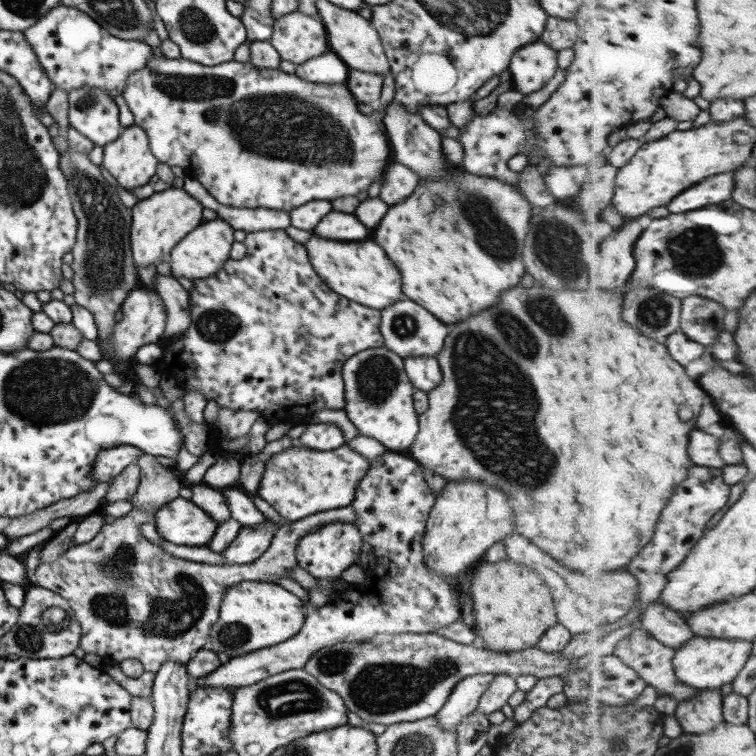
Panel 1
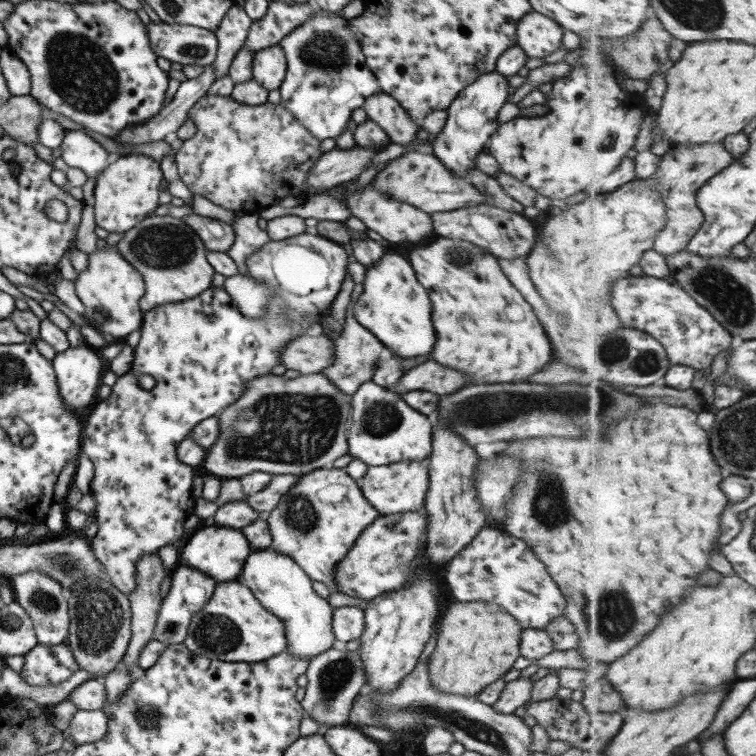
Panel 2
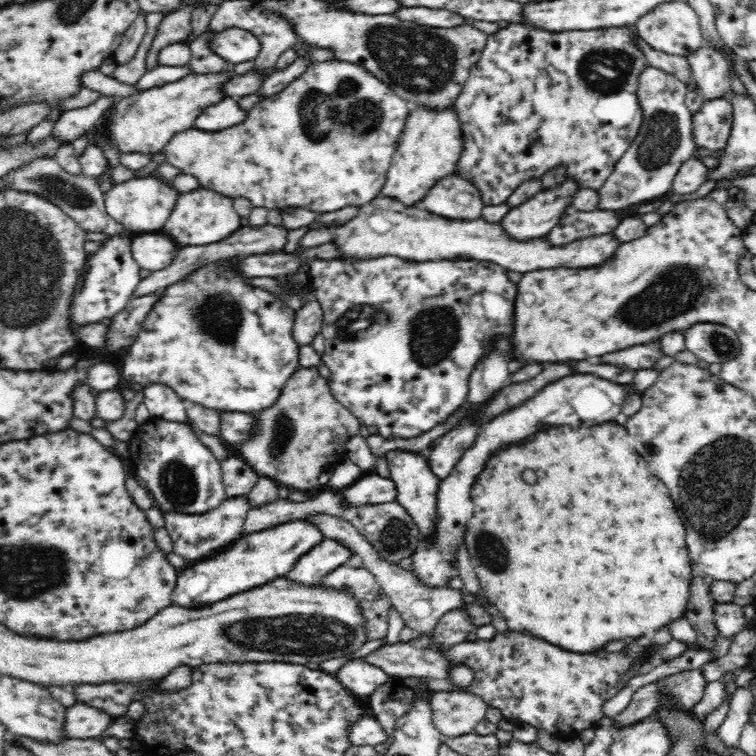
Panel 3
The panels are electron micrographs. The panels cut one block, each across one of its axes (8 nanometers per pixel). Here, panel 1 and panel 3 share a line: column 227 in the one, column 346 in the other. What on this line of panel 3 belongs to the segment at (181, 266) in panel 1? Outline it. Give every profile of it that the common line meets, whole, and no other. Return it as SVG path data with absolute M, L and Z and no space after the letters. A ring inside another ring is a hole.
M381 196L358 208L354 218L333 229L333 242L340 245L342 259L367 259L379 256L397 256L410 261L428 261L428 260L452 260L456 255L466 255L477 261L486 261L500 265L510 272L534 272L548 270L548 268L594 268L602 266L610 260L614 260L614 254L618 252L622 241L614 233L601 234L598 236L584 237L566 246L552 248L548 246L545 237L528 240L528 242L514 242L510 240L504 230L498 224L488 224L483 218L472 220L472 222L460 222L460 220L448 220L444 217L434 215L428 209L422 206L402 204L400 200L394 200L390 196Z

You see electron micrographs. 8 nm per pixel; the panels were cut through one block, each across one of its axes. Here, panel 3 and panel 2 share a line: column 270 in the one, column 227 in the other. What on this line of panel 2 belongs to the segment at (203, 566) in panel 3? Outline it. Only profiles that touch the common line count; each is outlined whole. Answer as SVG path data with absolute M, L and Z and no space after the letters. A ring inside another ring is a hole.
M201 523L199 530L196 528L187 533L184 538L185 544L179 546L179 564L193 568L194 571L203 572L205 576L211 576L216 583L240 580L243 562L251 552L240 529L222 527L217 524L207 526Z

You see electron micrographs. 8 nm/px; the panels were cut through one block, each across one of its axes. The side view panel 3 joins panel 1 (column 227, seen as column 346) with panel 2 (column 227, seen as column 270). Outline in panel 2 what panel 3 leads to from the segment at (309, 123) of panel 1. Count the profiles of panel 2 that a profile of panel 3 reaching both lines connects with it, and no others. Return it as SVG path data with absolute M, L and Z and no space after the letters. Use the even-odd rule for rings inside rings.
M203 96L189 107L187 119L193 121L195 134L184 139L175 152L174 161L178 177L190 193L197 194L225 210L261 215L269 205L284 198L298 198L301 203L313 196L305 190L309 169L322 155L315 137L292 118L292 114L278 104L249 106L237 104L230 96Z

